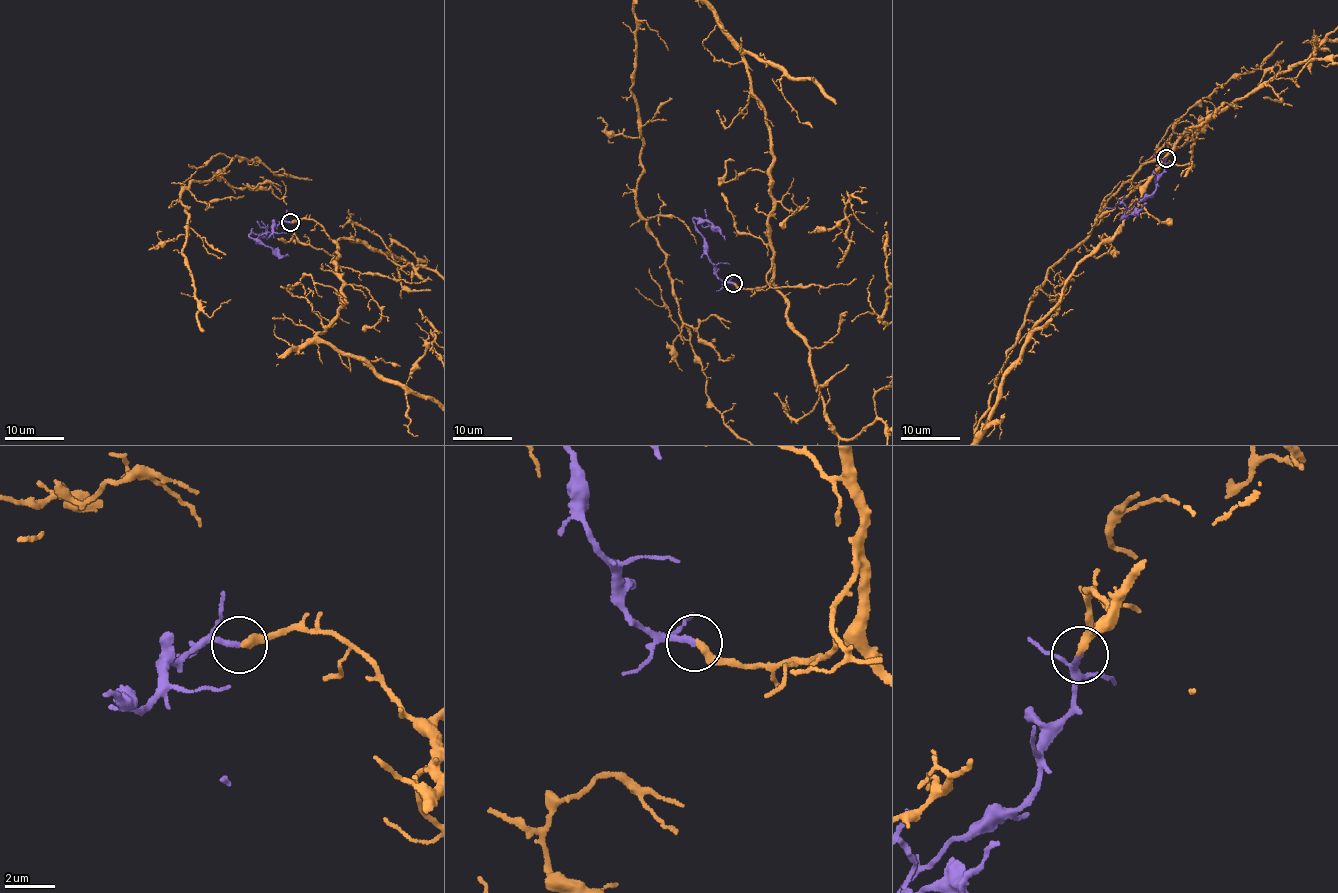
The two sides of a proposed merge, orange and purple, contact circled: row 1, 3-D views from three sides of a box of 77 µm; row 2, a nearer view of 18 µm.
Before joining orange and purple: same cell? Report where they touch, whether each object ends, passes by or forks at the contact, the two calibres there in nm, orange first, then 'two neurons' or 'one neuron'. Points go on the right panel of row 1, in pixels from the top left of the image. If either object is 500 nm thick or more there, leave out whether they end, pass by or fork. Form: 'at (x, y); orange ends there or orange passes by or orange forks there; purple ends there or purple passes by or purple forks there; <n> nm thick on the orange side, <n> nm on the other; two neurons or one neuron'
at (1166, 158); orange ends there; purple ends there; 360 nm thick on the orange side, 240 nm on the other; one neuron

